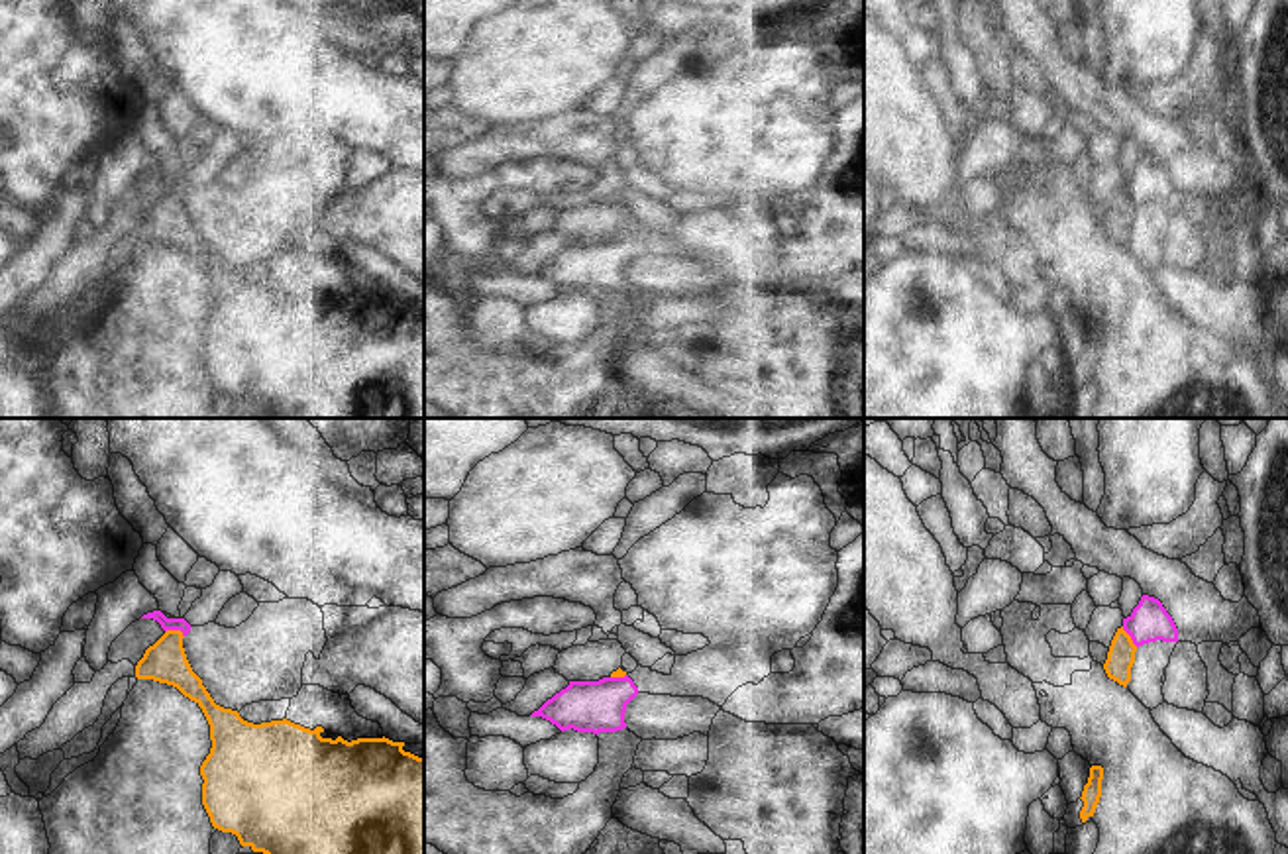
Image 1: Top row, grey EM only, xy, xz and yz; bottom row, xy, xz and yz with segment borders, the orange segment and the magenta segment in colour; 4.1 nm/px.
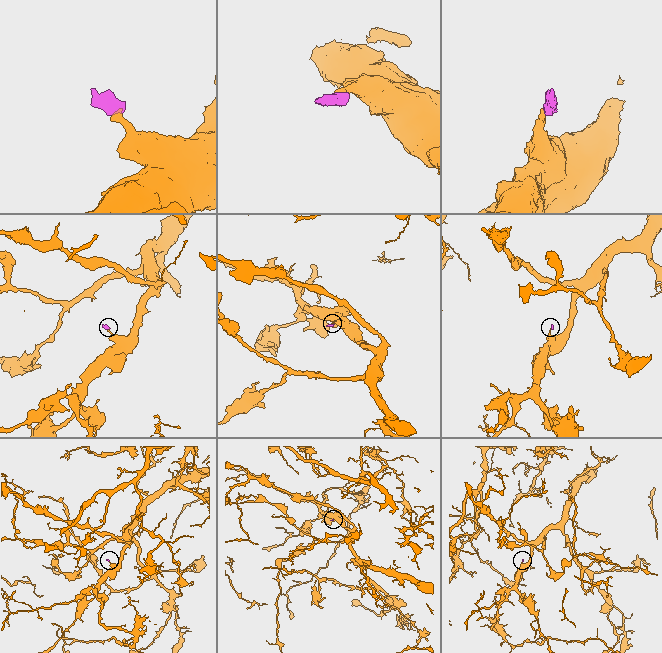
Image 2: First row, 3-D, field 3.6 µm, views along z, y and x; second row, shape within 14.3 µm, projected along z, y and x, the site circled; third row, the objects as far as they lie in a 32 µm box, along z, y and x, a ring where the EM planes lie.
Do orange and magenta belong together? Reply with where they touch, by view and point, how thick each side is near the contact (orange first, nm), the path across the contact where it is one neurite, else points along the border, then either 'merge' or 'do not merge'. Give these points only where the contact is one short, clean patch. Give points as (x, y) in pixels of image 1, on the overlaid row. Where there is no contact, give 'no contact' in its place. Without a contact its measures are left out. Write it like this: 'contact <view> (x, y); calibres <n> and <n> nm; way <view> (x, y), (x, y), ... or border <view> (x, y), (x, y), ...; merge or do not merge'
contact xy (175, 631); calibres 170 and 50 nm; border xy (165, 631), (179, 631), (183, 637); do not merge

